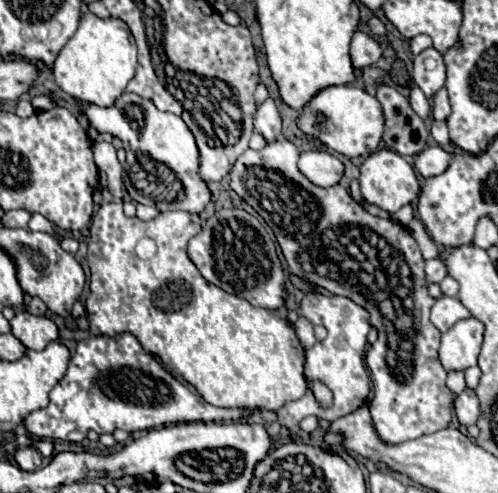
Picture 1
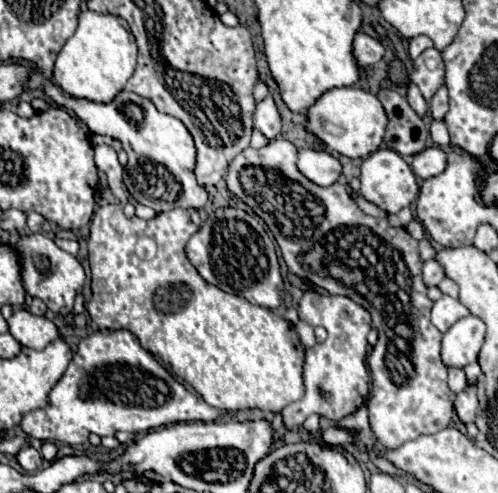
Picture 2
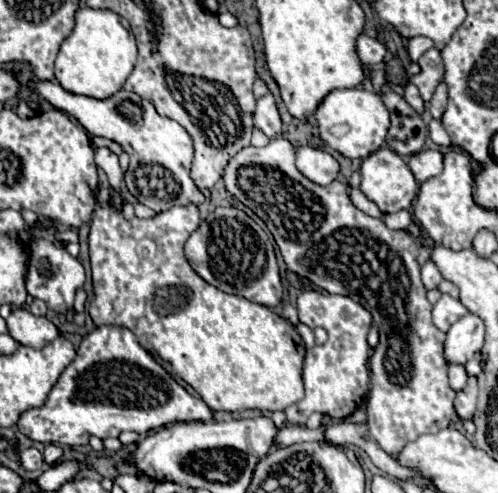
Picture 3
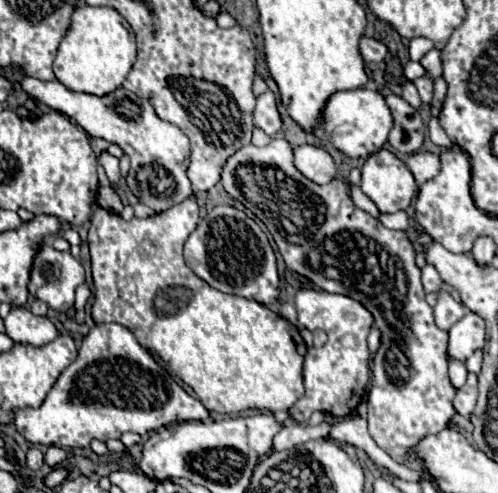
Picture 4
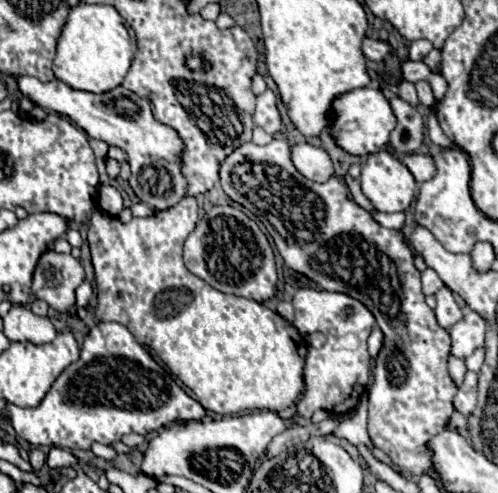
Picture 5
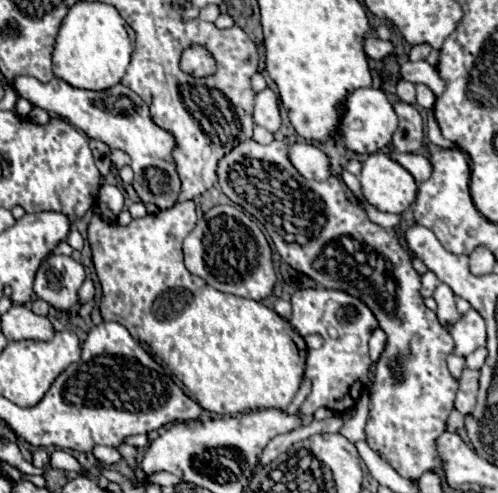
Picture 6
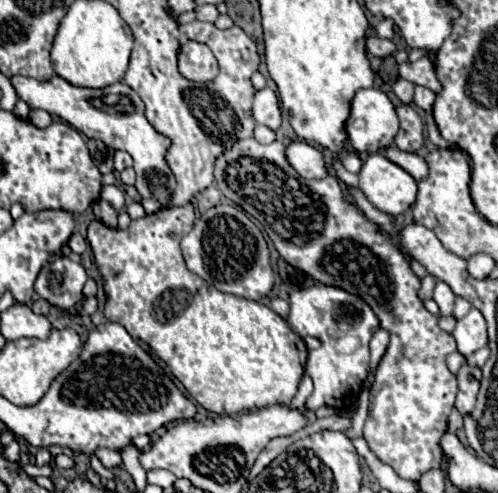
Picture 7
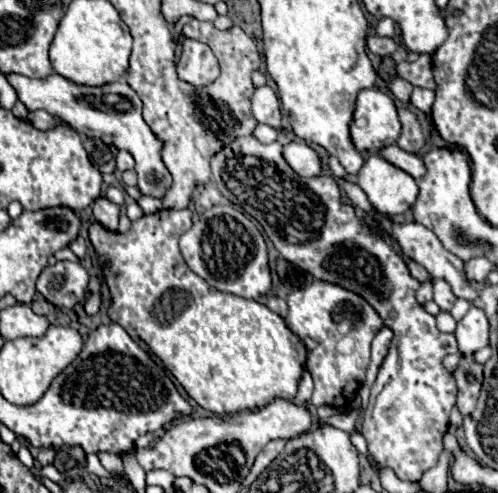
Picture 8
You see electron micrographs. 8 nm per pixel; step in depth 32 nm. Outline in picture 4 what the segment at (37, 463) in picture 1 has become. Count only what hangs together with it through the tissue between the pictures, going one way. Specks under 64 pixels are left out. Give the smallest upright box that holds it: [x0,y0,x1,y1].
[26,448,44,470]

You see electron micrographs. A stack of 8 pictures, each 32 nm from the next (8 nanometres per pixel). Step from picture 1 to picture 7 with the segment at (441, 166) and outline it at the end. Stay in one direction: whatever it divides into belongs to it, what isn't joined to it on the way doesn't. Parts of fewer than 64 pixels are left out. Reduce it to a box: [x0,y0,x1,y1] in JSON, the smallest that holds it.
[382,144,428,182]

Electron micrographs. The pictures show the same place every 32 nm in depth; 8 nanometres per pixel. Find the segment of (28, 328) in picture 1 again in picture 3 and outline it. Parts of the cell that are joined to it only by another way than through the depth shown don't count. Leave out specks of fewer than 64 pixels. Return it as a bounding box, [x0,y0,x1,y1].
[6,308,58,348]

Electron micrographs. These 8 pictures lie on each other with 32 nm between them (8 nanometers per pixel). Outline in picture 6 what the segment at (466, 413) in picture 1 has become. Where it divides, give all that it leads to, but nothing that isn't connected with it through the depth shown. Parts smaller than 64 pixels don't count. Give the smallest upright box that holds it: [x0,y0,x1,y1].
[456,368,480,414]

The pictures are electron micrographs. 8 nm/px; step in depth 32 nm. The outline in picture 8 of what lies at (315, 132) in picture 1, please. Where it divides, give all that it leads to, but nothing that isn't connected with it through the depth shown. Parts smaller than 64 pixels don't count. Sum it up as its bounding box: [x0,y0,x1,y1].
[350,90,400,154]

